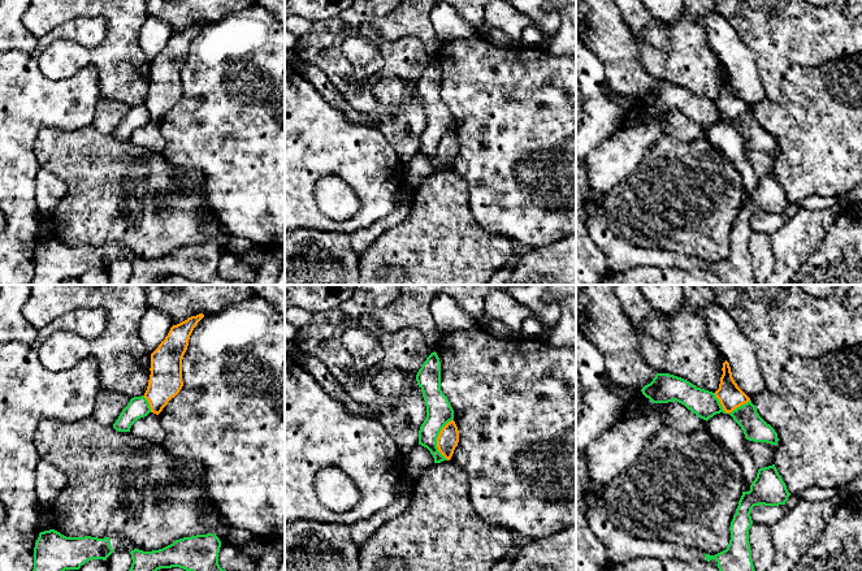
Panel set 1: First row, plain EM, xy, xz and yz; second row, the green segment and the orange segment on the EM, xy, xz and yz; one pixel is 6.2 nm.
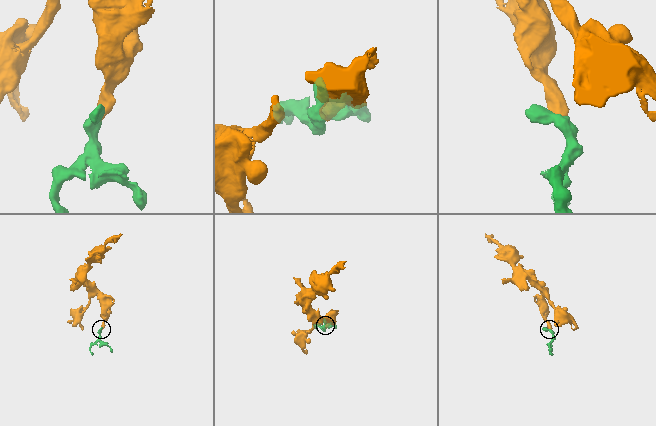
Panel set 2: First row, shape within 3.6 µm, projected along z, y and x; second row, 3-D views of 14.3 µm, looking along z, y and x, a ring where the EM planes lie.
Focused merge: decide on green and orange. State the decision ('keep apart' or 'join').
keep apart

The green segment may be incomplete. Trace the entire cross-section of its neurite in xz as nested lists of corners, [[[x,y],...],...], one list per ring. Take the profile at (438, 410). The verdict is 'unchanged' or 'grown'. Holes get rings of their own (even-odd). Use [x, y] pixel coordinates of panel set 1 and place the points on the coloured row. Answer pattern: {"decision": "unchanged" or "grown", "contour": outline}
{"decision": "unchanged", "contour": [[[432,352],[416,375],[426,406],[426,418],[419,431],[419,445],[426,447],[434,463],[447,460],[437,447],[441,429],[454,419],[454,410],[441,390],[441,362],[437,352]]]}

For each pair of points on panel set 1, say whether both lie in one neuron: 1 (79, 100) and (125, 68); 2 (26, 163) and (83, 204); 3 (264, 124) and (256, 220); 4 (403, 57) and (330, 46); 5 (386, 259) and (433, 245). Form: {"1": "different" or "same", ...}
{"1": "different", "2": "different", "3": "same", "4": "same", "5": "same"}

